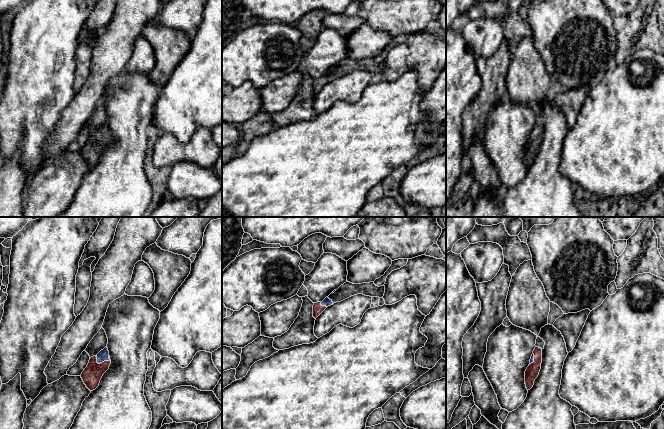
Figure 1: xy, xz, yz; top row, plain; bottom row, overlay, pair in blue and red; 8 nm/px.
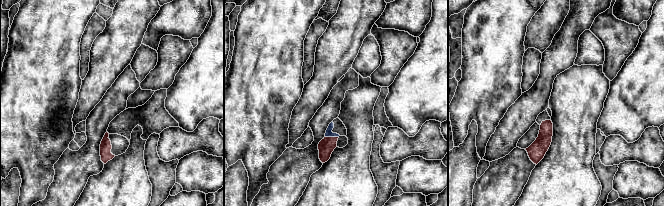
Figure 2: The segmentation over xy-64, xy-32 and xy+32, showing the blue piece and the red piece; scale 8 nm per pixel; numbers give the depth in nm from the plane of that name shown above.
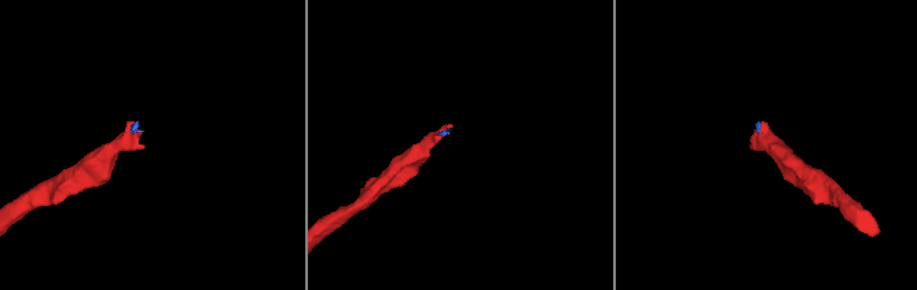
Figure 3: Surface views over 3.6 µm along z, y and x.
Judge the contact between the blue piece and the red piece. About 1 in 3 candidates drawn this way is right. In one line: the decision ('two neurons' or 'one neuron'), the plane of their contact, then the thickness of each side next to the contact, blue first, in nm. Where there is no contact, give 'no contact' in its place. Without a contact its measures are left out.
one neuron | xy | 90/160 nm

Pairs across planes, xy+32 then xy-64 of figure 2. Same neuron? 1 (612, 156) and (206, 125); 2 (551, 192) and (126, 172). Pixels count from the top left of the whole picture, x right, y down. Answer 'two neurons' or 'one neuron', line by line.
1: one neuron
2: one neuron

